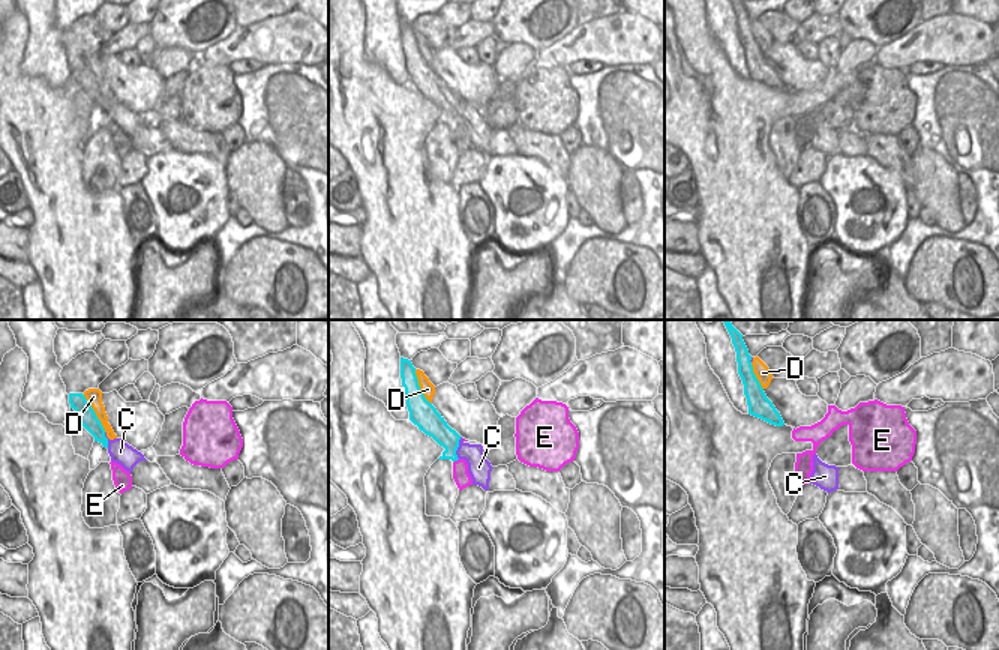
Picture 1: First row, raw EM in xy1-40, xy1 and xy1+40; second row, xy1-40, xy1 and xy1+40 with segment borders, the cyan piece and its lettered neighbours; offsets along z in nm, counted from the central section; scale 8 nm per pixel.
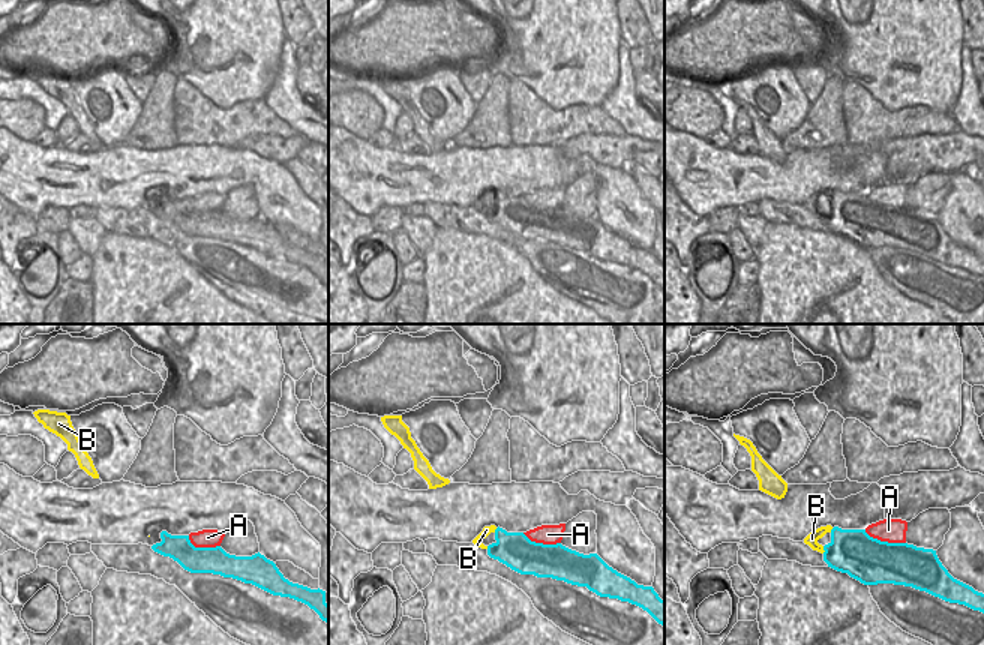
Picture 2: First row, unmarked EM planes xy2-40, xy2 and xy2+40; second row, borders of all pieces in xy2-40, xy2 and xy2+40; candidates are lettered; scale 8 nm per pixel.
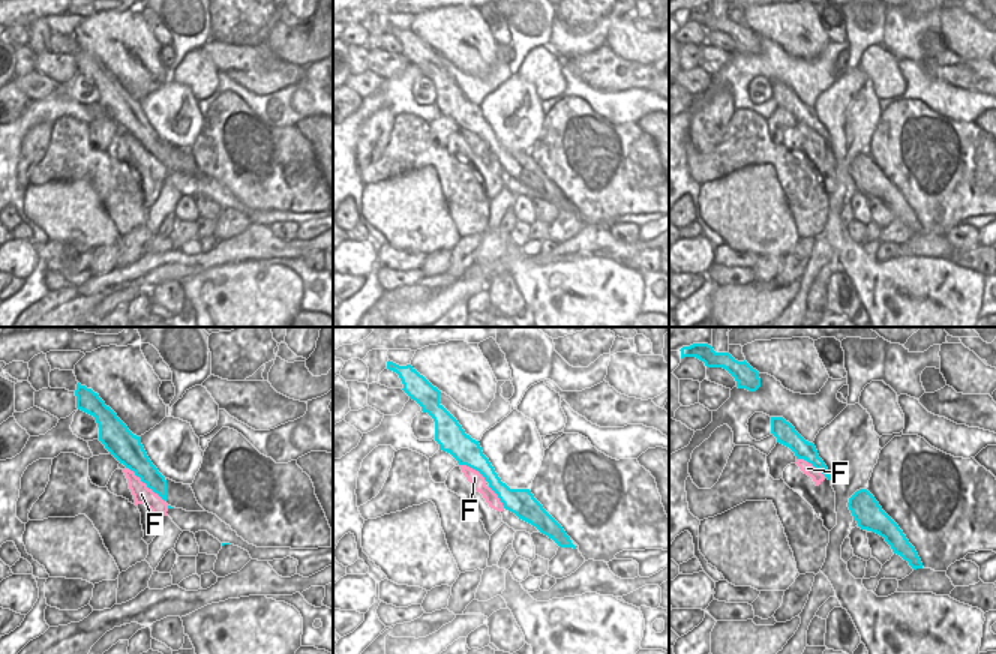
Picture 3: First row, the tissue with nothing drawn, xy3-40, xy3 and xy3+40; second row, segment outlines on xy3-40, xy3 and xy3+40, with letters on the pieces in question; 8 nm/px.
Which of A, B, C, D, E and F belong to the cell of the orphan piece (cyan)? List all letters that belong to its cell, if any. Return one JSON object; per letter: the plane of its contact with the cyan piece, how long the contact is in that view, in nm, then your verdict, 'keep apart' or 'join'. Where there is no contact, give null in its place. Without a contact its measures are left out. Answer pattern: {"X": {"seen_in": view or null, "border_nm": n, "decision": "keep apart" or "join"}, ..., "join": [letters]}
{"A": {"seen_in": "xy2+40", "border_nm": 360, "decision": "keep apart"}, "B": {"seen_in": "xy2+40", "border_nm": 60, "decision": "join"}, "C": {"seen_in": "xy1", "border_nm": 180, "decision": "join"}, "D": {"seen_in": "xy1-40", "border_nm": 360, "decision": "keep apart"}, "E": {"seen_in": "xy1", "border_nm": 60, "decision": "keep apart"}, "F": {"seen_in": "xy3-40", "border_nm": 420, "decision": "keep apart"}, "join": ["B", "C"]}

